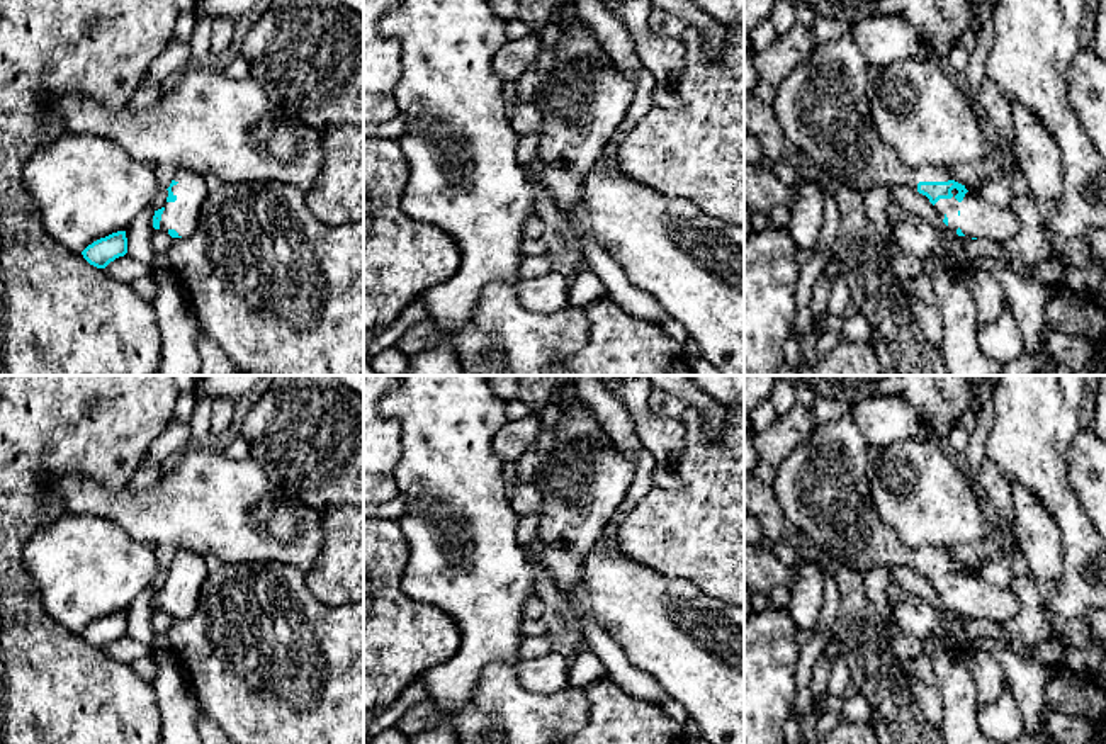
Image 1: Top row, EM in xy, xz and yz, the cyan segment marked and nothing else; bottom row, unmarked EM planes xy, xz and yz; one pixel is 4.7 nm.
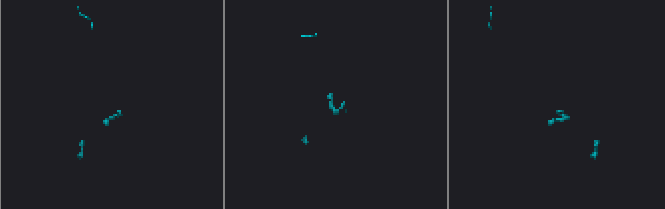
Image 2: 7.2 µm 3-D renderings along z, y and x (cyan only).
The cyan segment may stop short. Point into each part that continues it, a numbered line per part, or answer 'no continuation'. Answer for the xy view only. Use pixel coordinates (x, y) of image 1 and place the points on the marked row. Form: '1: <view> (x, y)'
1: xy (191, 191)

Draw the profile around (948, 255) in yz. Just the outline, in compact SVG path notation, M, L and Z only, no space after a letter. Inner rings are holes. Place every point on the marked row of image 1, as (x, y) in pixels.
M895 202L889 207L889 219L895 246L904 253L916 255L924 263L924 273L909 279L904 289L909 301L917 299L926 304L938 304L933 282L941 272L977 268L980 258L992 260L1002 267L1009 267L1013 262L1004 245L984 238L965 245L956 240L946 240L929 223Z

